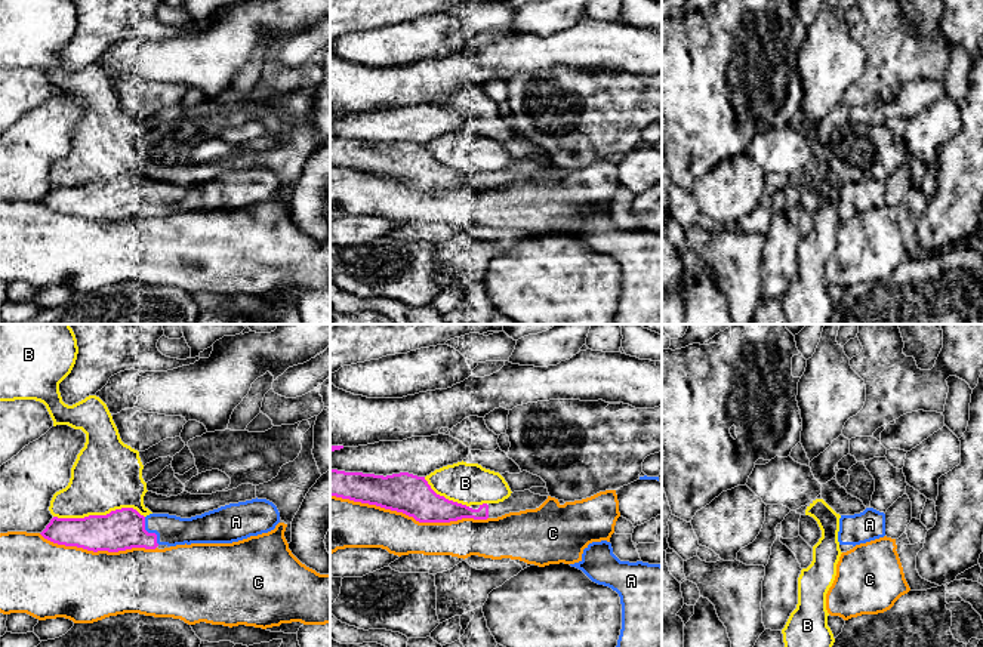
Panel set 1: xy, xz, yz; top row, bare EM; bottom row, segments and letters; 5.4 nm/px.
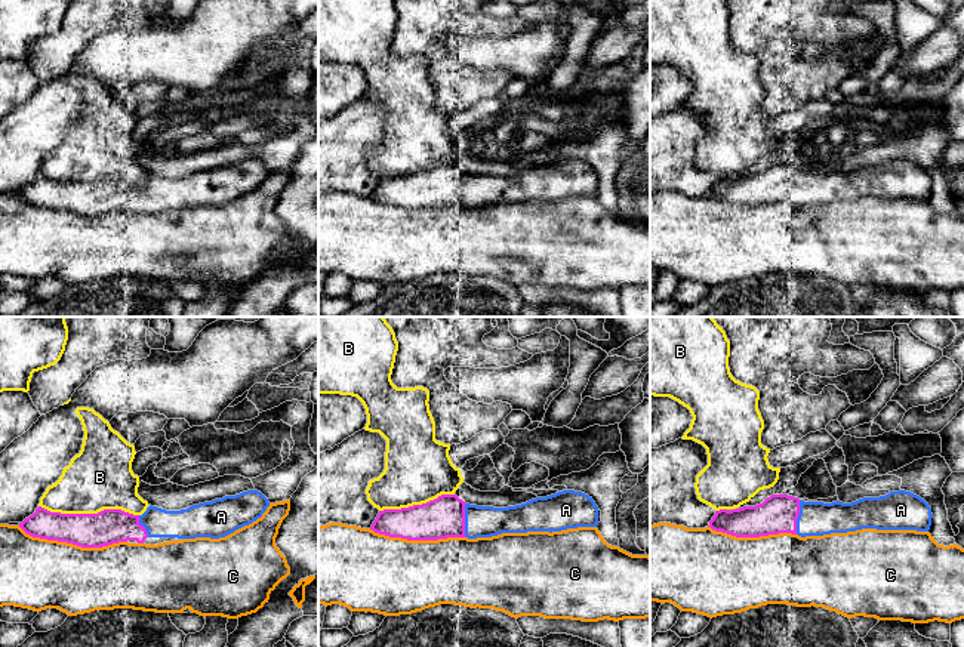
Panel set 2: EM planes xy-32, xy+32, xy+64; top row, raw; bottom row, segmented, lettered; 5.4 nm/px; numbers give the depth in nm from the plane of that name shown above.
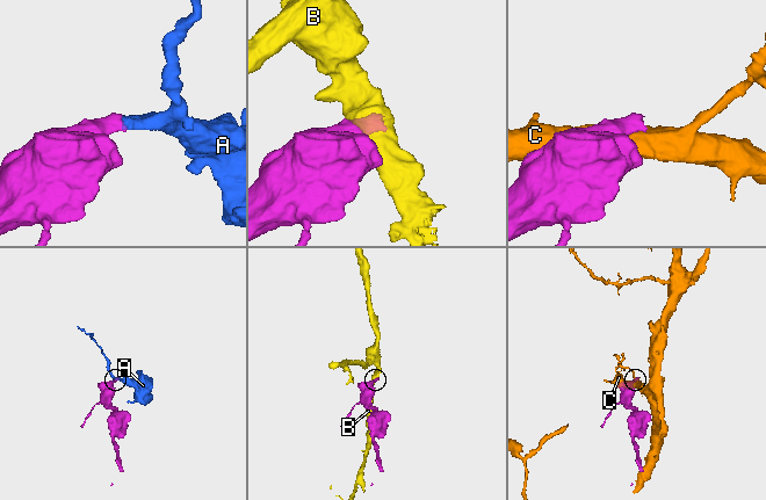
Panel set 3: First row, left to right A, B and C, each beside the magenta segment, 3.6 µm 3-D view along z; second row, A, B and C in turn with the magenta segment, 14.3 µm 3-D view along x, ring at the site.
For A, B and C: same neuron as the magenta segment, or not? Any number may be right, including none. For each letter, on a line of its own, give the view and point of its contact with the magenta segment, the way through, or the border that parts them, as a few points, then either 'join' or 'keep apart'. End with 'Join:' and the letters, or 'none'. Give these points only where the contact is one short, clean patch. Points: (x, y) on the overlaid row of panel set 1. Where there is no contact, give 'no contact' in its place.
A: xy (150, 533) | join
B: xy (98, 515) | keep apart
C: xz (409, 515) | keep apart
Join: A

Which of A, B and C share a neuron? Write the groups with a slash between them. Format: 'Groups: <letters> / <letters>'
Groups: A / B / C

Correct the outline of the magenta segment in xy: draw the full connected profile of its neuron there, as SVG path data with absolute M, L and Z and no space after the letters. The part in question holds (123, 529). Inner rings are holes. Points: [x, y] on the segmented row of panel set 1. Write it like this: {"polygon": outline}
{"polygon": "M256 497L191 518L169 514L144 517L133 508L84 518L53 517L40 534L58 545L118 552L132 548L155 549L158 545L232 543L268 533L278 523L277 506Z"}

